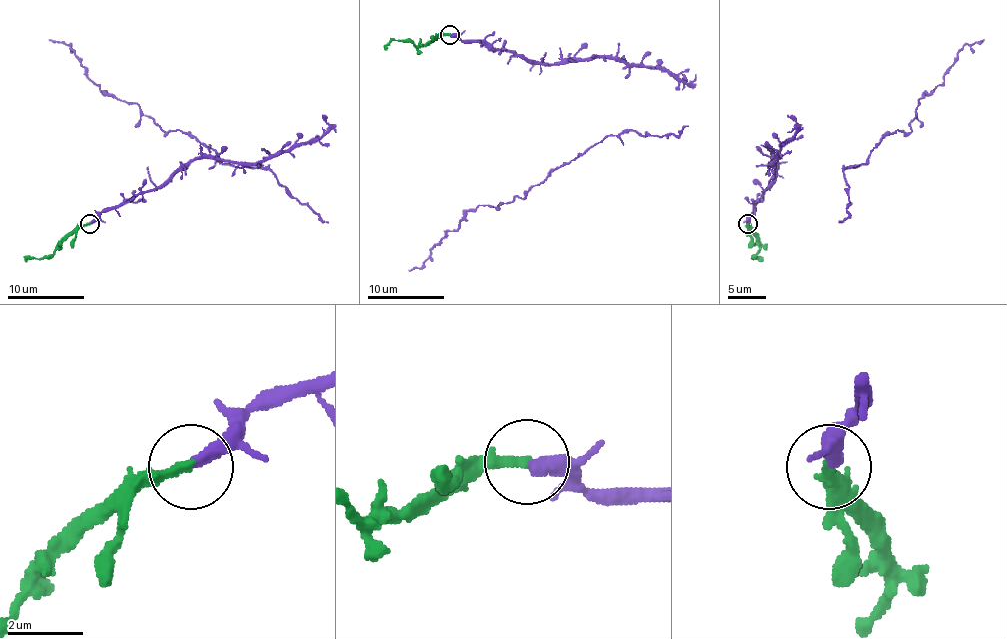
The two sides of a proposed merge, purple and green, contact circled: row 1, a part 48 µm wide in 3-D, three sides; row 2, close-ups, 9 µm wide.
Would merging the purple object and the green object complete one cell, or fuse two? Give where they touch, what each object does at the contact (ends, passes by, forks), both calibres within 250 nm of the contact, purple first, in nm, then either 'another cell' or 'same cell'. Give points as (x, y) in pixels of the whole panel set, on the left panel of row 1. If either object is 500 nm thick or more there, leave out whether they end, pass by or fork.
place (89, 223); purple ends; green ends; calibres 360 and 240 nm; same cell

